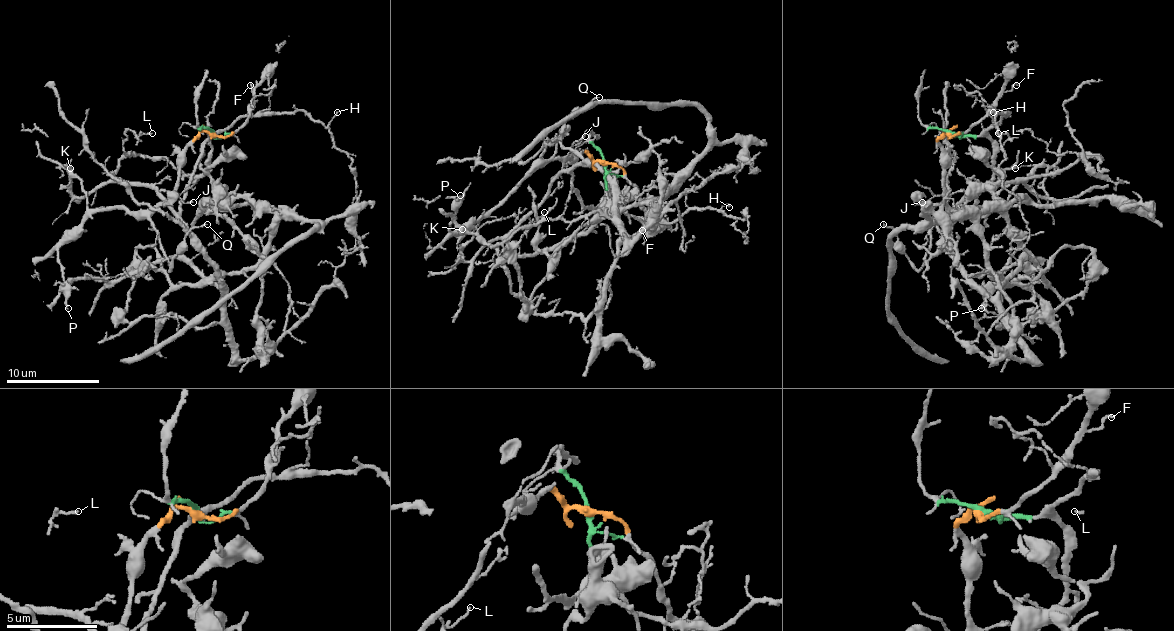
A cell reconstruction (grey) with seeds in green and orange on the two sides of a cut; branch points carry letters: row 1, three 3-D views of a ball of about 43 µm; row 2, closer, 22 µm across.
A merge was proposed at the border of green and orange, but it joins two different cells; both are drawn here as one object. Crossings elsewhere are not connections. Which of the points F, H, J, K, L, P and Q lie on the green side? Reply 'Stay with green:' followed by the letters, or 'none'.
Stay with green: H, L

